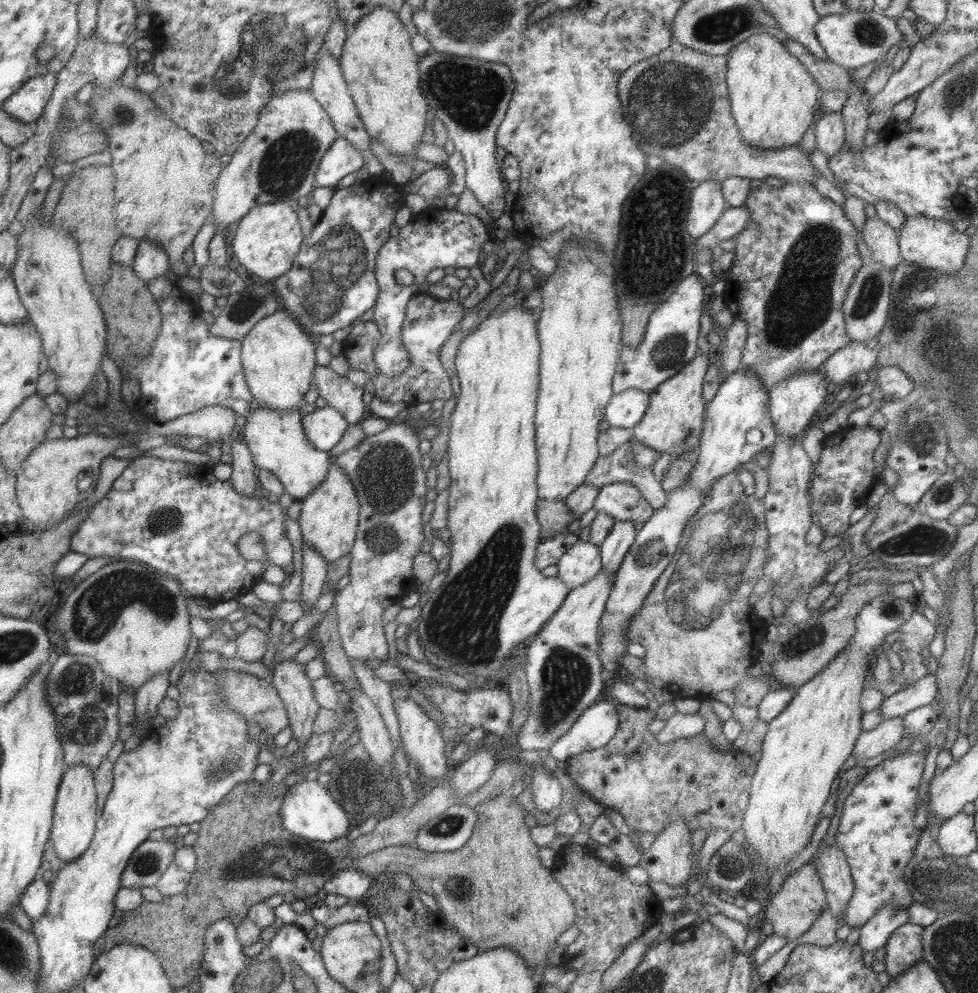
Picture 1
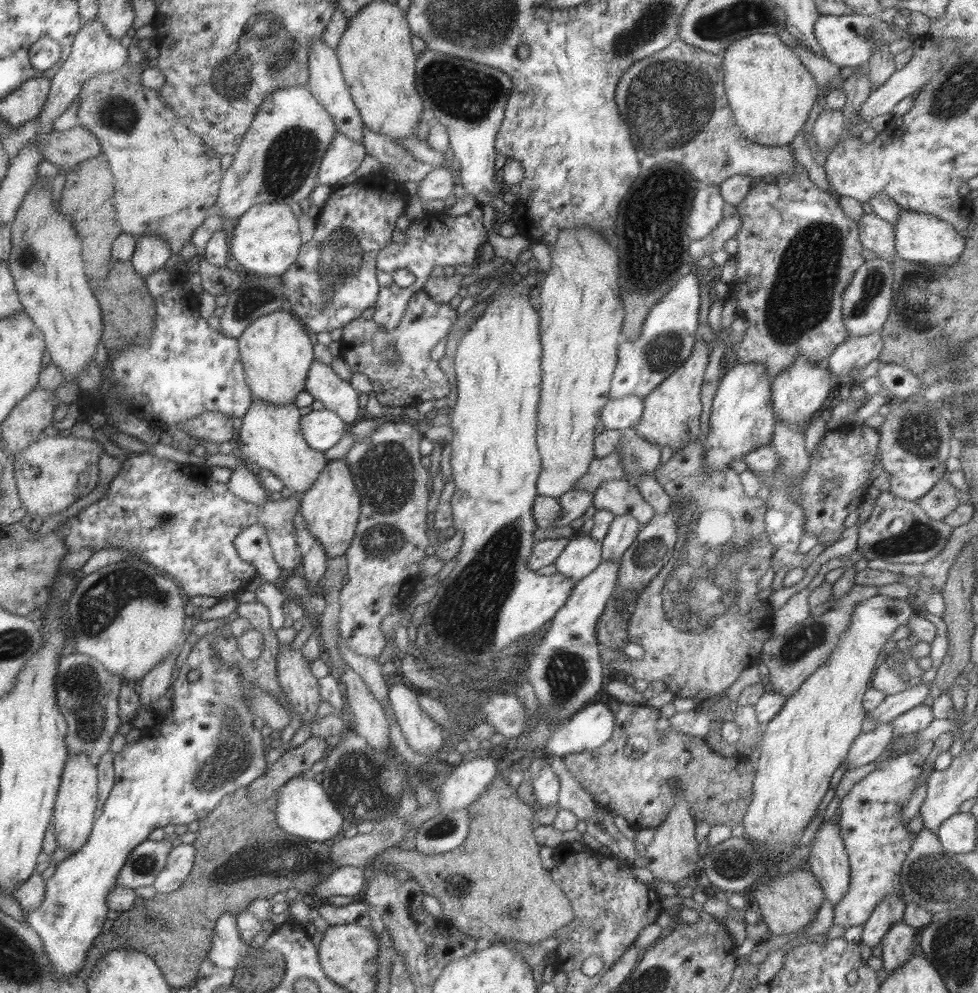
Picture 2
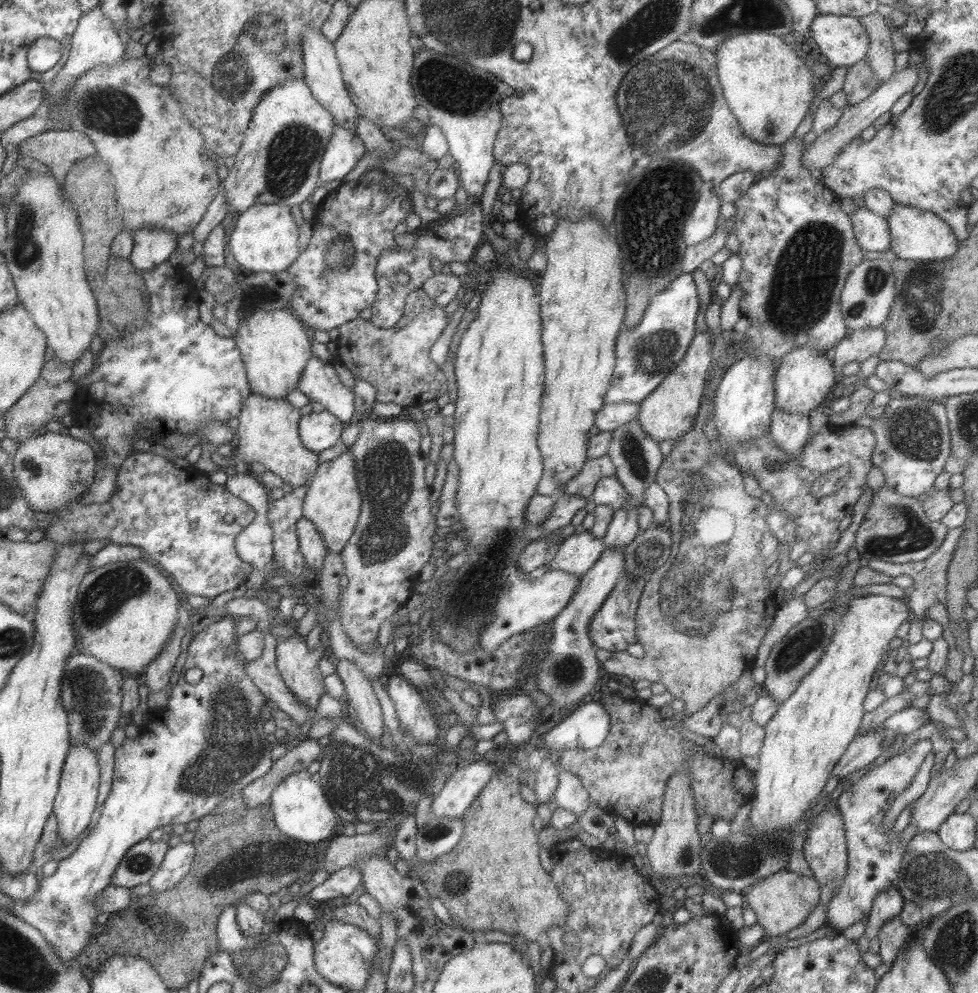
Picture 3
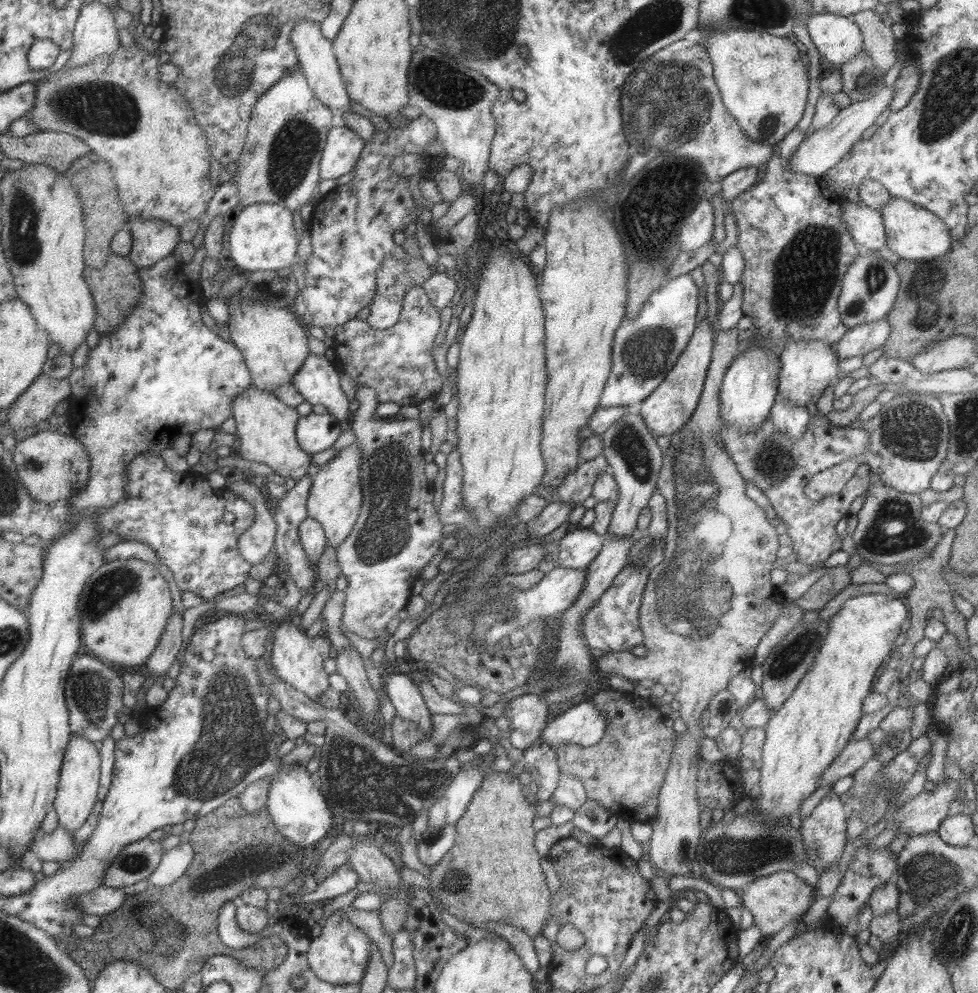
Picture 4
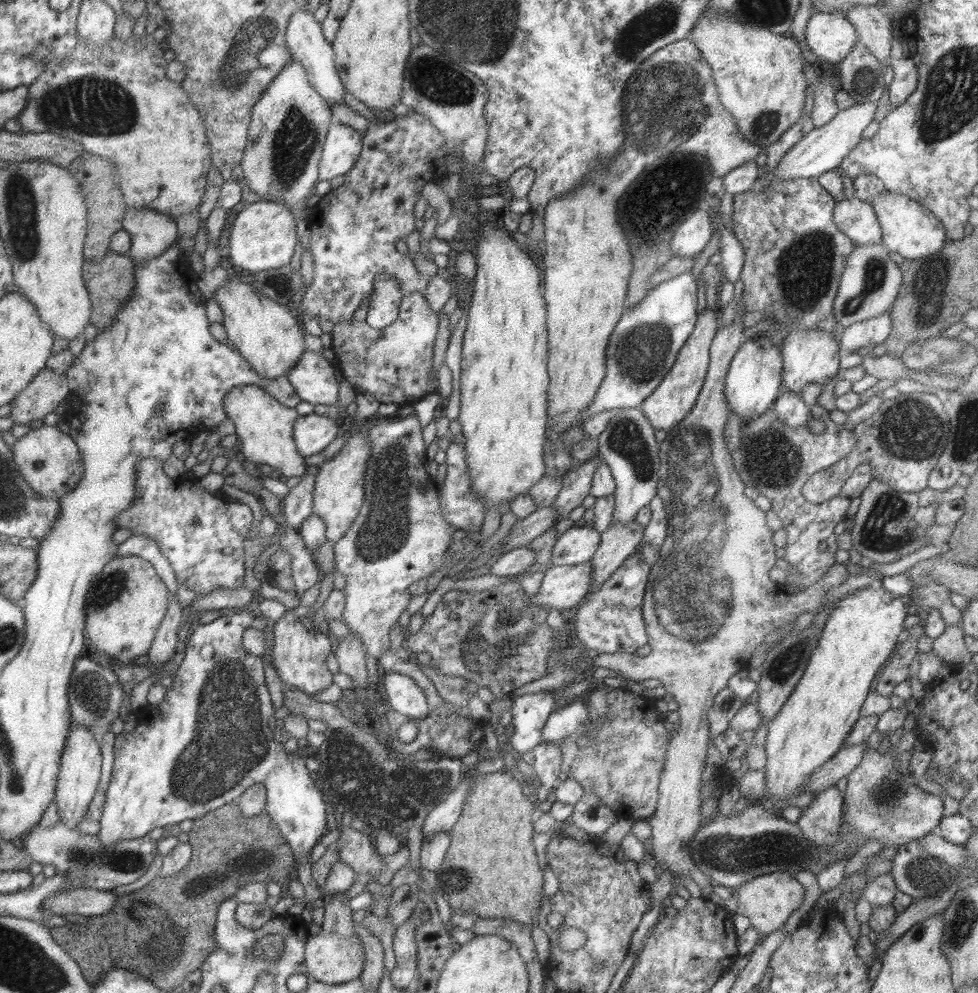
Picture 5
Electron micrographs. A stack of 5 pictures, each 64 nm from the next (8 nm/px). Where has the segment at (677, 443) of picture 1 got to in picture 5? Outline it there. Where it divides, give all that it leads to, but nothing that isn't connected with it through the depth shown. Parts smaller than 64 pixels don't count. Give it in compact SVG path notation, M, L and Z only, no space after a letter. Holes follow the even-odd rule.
M705 308L696 318L693 330L685 339L683 346L678 350L678 355L657 388L641 403L640 409L644 412L648 423L656 430L668 430L677 424L691 410L696 396L704 383L704 378L709 366L708 348L712 343L716 329L719 327L718 311Z

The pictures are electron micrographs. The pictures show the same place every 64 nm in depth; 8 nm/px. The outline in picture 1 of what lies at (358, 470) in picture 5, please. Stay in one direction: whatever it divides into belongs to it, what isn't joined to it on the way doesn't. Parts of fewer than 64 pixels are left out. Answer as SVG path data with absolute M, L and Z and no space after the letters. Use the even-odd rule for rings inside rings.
M331 462L323 480L299 501L298 526L301 540L319 551L319 556L329 564L347 555L353 546L360 507L355 489L347 475Z

